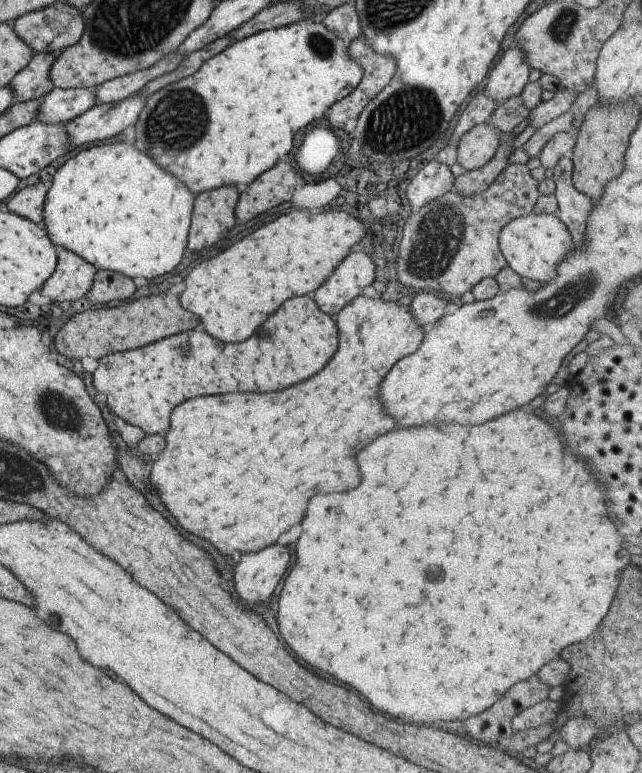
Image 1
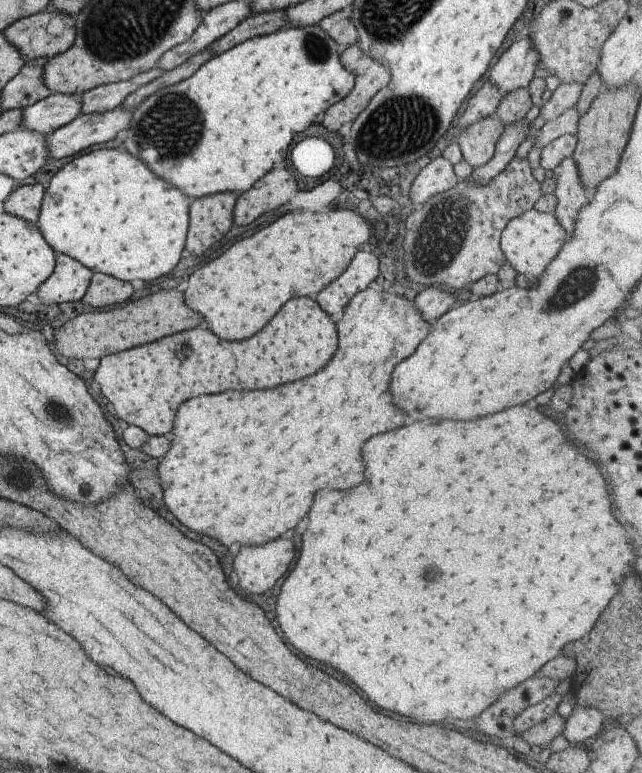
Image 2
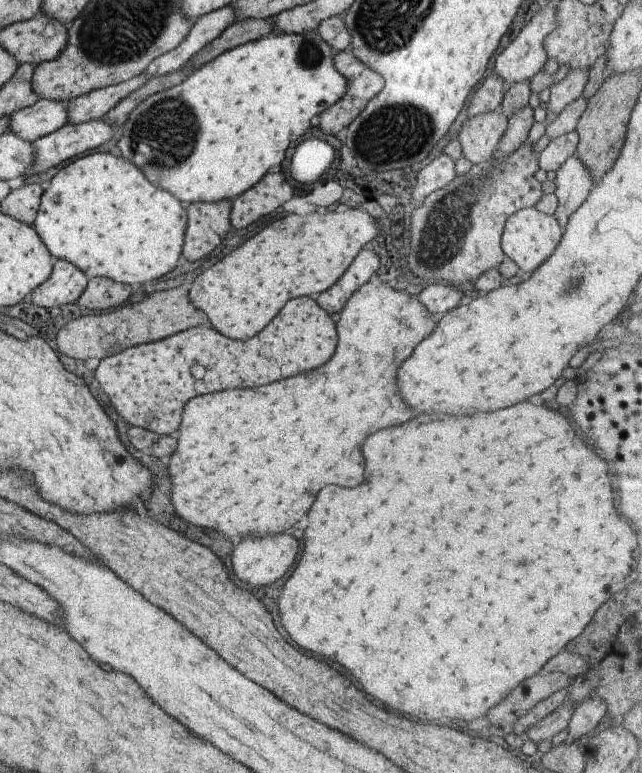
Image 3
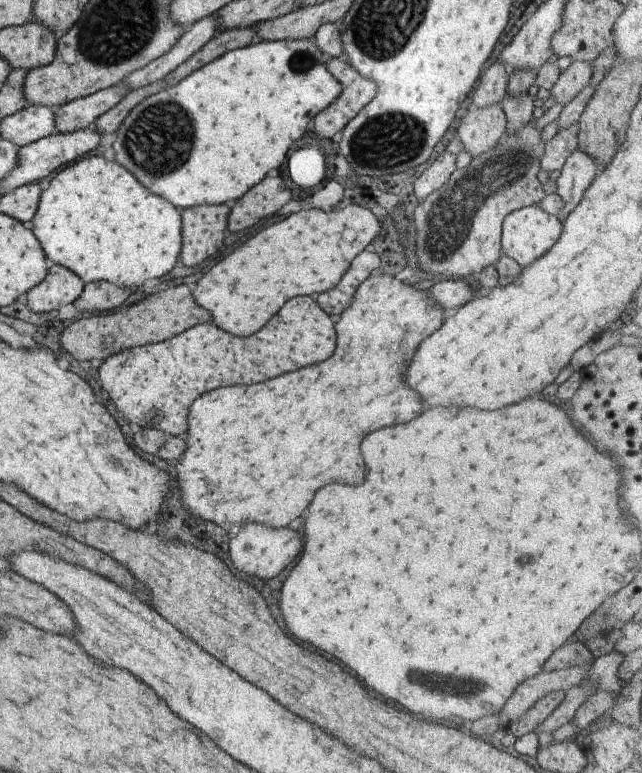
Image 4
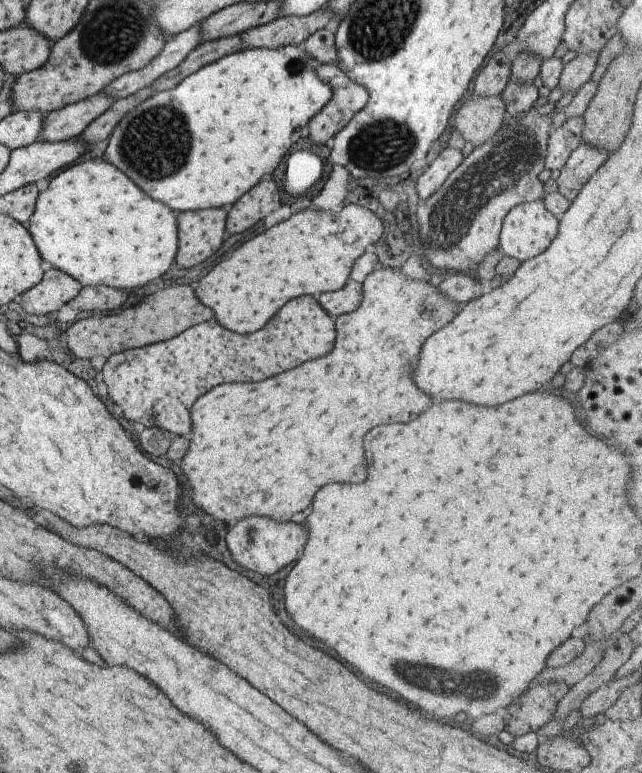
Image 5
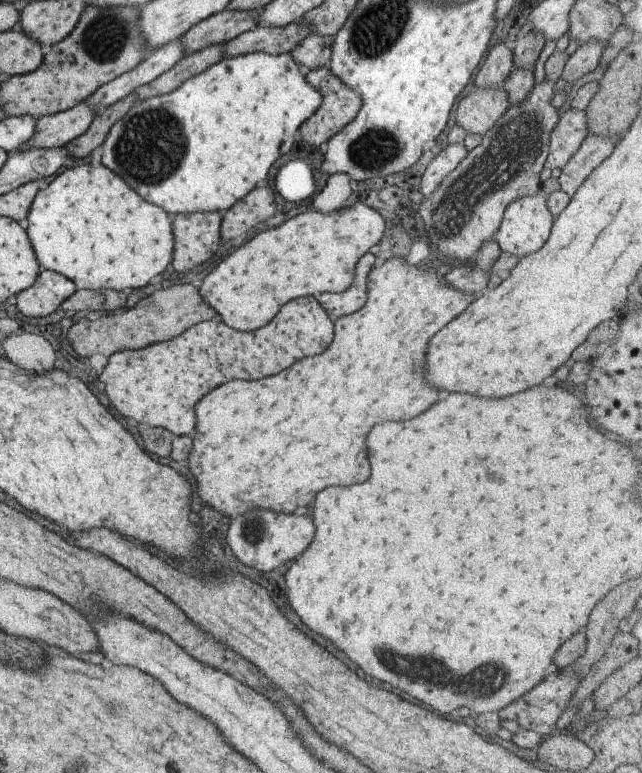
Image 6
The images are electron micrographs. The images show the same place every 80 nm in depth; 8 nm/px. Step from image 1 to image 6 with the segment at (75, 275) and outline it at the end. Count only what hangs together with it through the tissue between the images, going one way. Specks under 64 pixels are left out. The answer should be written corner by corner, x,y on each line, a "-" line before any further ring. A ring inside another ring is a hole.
41,268
35,282
15,295
16,310
27,318
41,319
51,314
76,290
71,280

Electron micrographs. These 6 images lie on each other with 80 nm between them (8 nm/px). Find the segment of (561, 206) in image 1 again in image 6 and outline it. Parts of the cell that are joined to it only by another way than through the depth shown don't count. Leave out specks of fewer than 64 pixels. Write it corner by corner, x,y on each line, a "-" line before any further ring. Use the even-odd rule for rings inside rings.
588,135
561,169
557,178
558,189
571,198
575,190
583,184
583,180
603,162
603,158
611,154
617,140
617,137
612,139
607,136

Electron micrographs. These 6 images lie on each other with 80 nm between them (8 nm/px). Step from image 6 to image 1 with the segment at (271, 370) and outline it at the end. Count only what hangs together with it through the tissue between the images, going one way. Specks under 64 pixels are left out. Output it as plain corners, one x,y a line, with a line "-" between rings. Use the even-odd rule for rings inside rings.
307,296
289,298
255,334
238,343
222,343
205,332
188,330
163,337
140,348
109,353
98,359
92,384
105,394
110,411
147,435
164,434
171,411
195,394
271,392
317,374
335,354
338,330
328,314

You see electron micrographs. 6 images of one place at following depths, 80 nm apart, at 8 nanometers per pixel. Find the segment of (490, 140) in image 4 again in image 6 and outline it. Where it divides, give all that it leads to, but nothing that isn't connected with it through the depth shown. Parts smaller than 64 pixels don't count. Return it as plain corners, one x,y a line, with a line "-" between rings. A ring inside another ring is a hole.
473,88
469,90
455,108
455,124
467,134
480,137
495,126
508,108
504,90
497,88

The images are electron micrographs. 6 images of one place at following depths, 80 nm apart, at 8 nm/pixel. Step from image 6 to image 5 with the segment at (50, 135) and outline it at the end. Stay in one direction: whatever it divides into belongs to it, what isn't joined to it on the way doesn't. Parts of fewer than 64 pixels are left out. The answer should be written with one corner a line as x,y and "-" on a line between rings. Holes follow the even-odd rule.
99,92
83,101
78,101
57,111
50,111
43,118
43,127
37,140
59,143
78,138
88,124
110,106
110,97

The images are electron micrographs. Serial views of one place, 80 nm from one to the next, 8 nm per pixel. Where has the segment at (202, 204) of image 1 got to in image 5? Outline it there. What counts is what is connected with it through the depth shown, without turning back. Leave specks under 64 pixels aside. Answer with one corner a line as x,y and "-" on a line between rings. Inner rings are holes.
222,207
176,214
177,244
174,259
179,269
193,269
217,252
217,248
221,246
221,240
223,240
223,232
225,232
226,212
227,208

